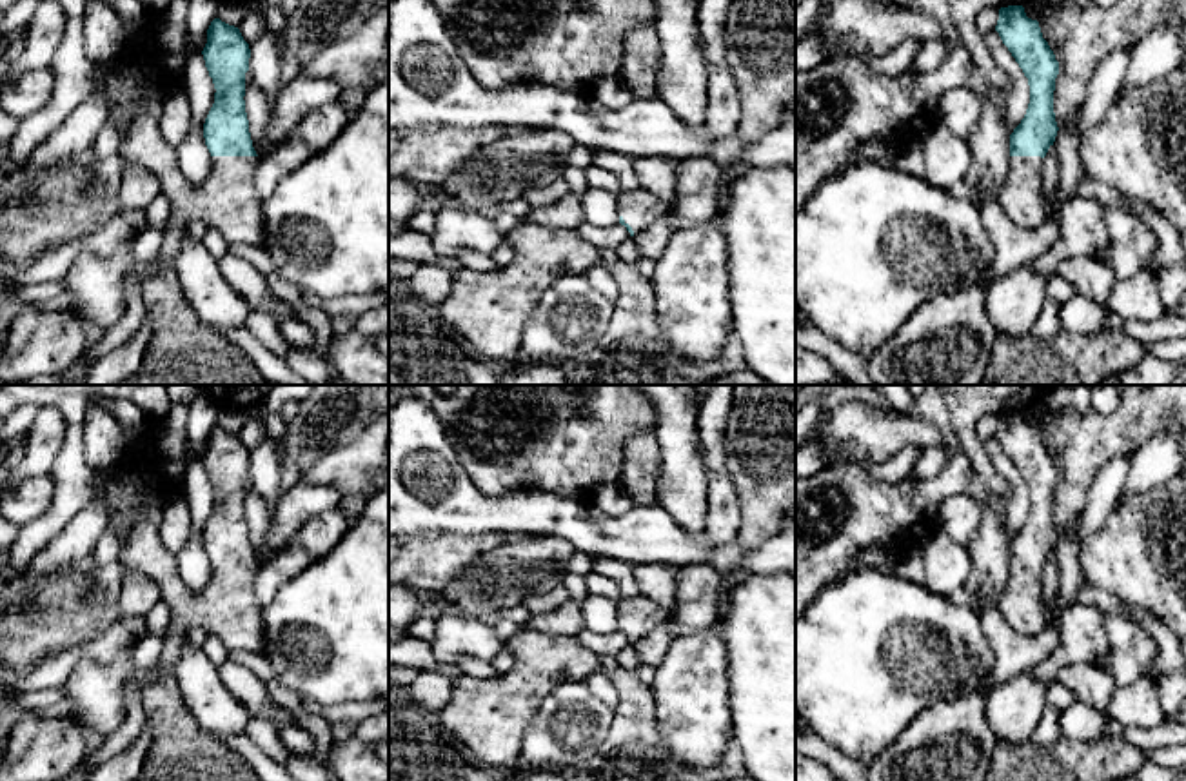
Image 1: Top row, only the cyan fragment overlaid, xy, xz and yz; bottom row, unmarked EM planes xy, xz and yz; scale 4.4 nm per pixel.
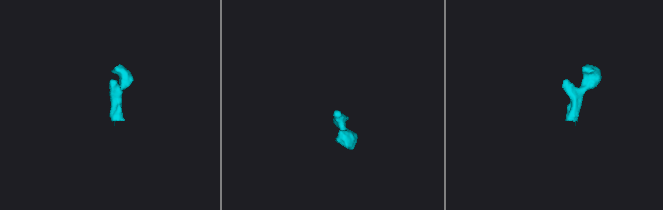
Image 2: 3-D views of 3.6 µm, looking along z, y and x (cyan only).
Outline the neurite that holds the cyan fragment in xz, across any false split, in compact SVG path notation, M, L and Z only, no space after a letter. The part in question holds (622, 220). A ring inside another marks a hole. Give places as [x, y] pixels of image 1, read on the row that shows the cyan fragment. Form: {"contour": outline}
{"contour": "M643 189L618 196L619 223L627 227L630 236L647 229L659 216L667 214L668 209L667 203Z"}

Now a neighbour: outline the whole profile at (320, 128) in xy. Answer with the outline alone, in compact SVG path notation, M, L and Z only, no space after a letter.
M340 102L321 105L301 118L294 134L300 136L314 153L329 147L343 131L349 114Z

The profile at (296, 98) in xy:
M300 74L289 84L283 84L272 102L271 120L267 125L267 145L283 143L294 134L296 125L311 111L340 102L341 85L329 78L309 78Z

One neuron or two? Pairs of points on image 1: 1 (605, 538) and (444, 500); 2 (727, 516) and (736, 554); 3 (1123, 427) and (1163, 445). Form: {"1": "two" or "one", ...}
{"1": "one", "2": "two", "3": "two"}

